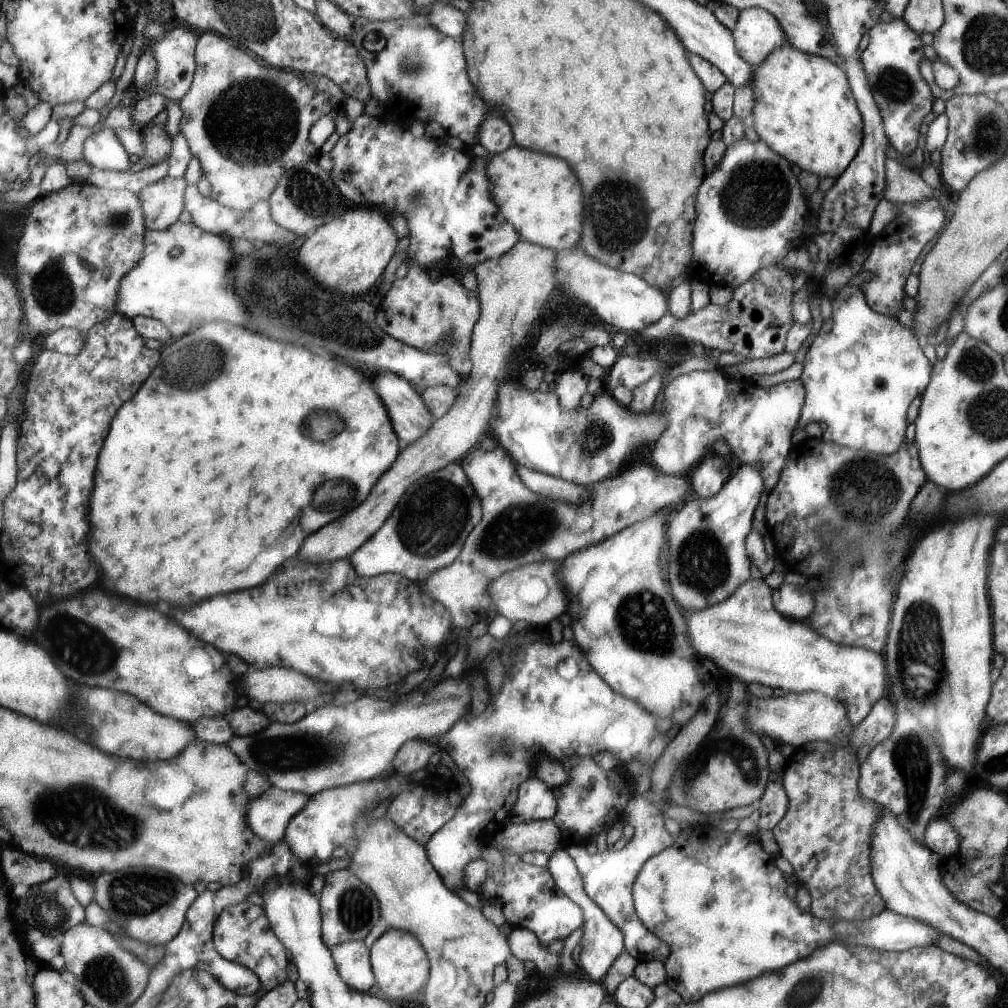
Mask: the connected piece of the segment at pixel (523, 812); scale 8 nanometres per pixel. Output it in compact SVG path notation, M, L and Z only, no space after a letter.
M533 777L519 789L519 800L512 810L513 821L517 823L532 820L553 819L559 811L555 790L540 778Z

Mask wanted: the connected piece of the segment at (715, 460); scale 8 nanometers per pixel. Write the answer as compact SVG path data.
M716 454L708 456L699 467L692 471L692 488L694 497L708 500L716 496L722 486L732 477L730 462L727 458Z

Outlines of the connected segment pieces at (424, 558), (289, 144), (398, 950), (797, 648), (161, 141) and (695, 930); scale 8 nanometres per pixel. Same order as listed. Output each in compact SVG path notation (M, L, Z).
M460 462L451 463L440 471L432 472L431 475L416 480L416 483L408 488L403 499L399 501L395 511L388 516L387 523L348 560L351 561L355 572L360 577L396 573L412 581L425 580L432 575L432 572L448 567L459 559L466 546L467 537L475 530L476 524L479 524L481 519L483 519L483 501L475 492L475 488Z
M210 32L202 34L198 37L198 44L196 46L196 72L194 74L192 86L188 90L188 94L179 101L181 110L183 111L182 120L180 120L180 132L186 136L188 140L190 153L196 156L200 160L202 166L202 174L206 176L212 190L210 190L210 199L218 202L221 206L227 208L244 211L248 210L252 204L256 204L260 200L269 200L272 192L279 185L279 181L283 176L291 171L293 167L300 165L300 162L307 162L313 158L317 158L320 151L311 142L310 131L314 125L324 116L332 113L332 100L328 94L316 90L316 88L309 88L308 84L302 80L300 73L293 73L292 71L280 70L278 68L268 68L268 66L262 66L245 52L240 50L238 44L232 42L230 38L223 37L218 33Z
M388 928L385 934L382 934L370 951L371 966L374 970L376 984L384 993L384 996L390 998L402 998L412 992L418 992L422 986L426 986L426 980L430 979L430 958L427 956L427 950L416 940L416 936L411 933Z
M765 578L750 579L733 596L703 610L684 610L688 622L688 640L704 660L714 661L728 674L738 676L746 683L758 682L772 688L782 688L796 693L821 692L847 706L847 716L852 726L871 714L872 708L886 696L886 658L861 647L836 646L810 626L788 620L776 612L772 604L772 590Z
M154 124L142 128L141 130L144 142L144 156L135 163L131 172L140 172L147 167L152 167L164 158L169 158L173 146L171 132L160 128Z
M713 822L681 830L670 848L646 860L632 886L632 892L634 908L642 924L669 945L670 956L663 963L667 970L665 984L688 1003L698 1002L710 992L744 984L746 980L762 976L762 972L807 959L820 948L835 942L902 952L913 947L935 945L942 935L930 924L888 909L862 922L824 920L813 916L811 912L798 908L796 902L786 896L786 878L774 864L774 856L764 852L757 836L742 836L738 831L719 831Z

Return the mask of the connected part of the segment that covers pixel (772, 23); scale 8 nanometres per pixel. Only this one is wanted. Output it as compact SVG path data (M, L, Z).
M759 7L740 11L732 32L740 58L744 58L752 67L758 68L772 50L789 44L779 18Z

